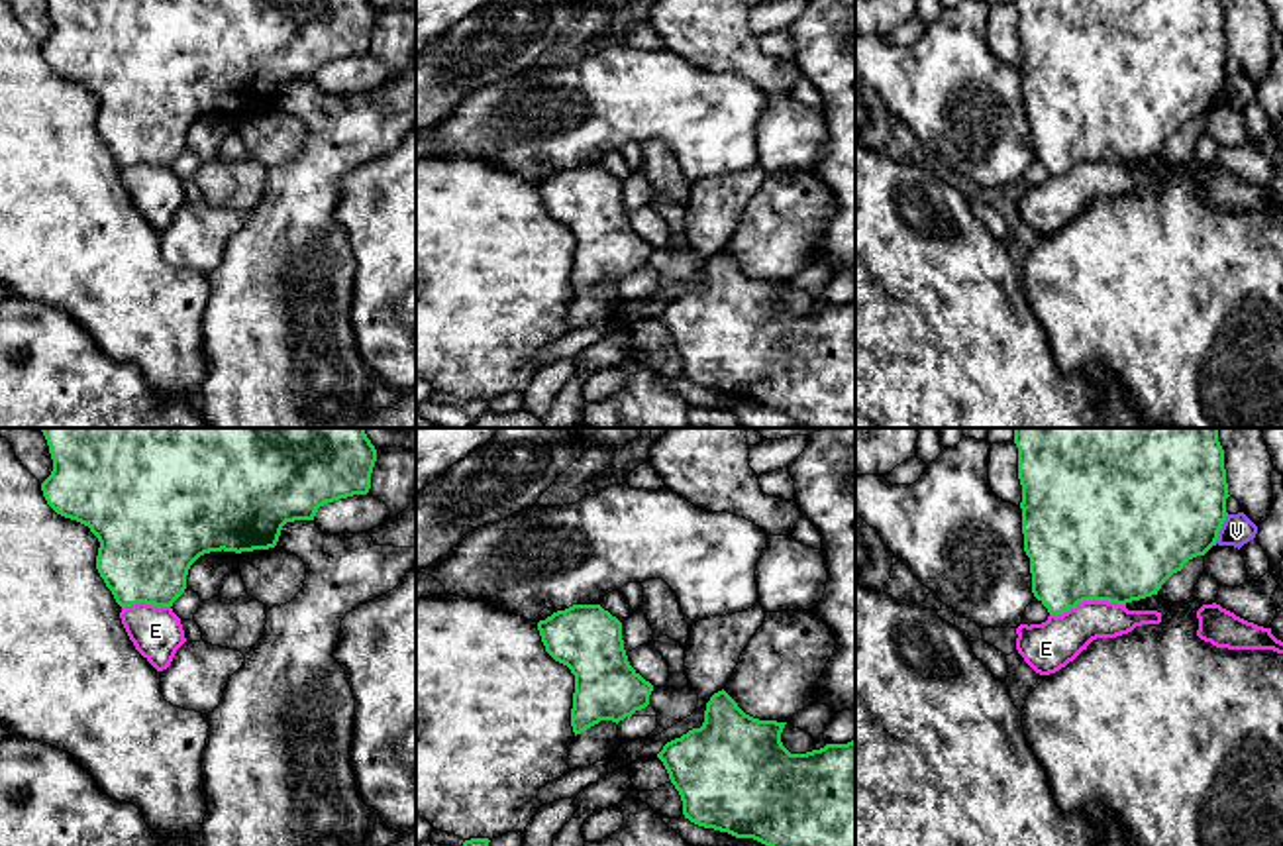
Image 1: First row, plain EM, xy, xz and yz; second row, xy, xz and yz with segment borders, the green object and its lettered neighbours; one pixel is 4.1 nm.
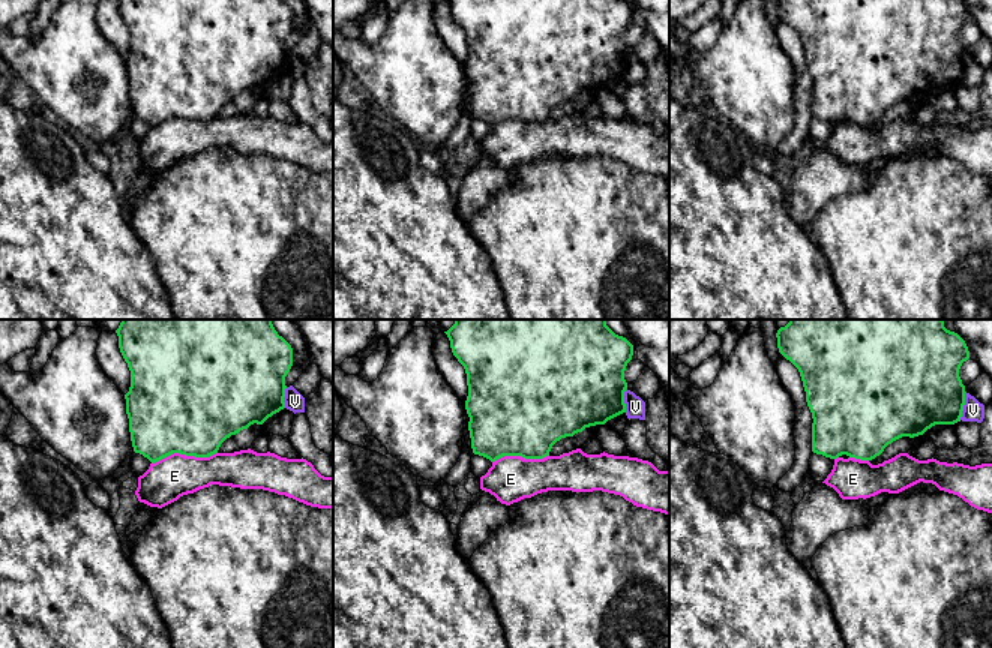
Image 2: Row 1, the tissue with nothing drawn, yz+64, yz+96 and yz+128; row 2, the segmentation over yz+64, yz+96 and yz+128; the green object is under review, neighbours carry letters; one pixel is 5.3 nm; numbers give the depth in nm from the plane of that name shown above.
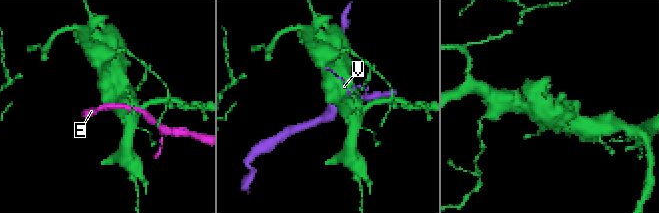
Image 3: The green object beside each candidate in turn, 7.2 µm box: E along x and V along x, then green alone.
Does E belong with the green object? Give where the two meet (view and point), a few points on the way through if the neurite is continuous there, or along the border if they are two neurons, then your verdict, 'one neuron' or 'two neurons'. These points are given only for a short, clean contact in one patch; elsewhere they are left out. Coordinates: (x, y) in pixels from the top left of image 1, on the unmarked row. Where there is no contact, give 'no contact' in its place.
contact yz (1087, 159); border yz (1125, 163), (1079, 161), (1062, 173), (1050, 175); two neurons

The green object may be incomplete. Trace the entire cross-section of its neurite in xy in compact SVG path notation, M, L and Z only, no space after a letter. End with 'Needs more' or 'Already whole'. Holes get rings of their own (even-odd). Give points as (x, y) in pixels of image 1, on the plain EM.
M47 0L47 6L53 31L41 43L43 57L57 75L88 86L98 98L96 130L122 169L137 163L173 167L186 149L190 126L200 116L222 110L241 114L275 108L286 82L314 80L318 69L328 63L367 55L377 22L377 10L371 0Z. Already whole

